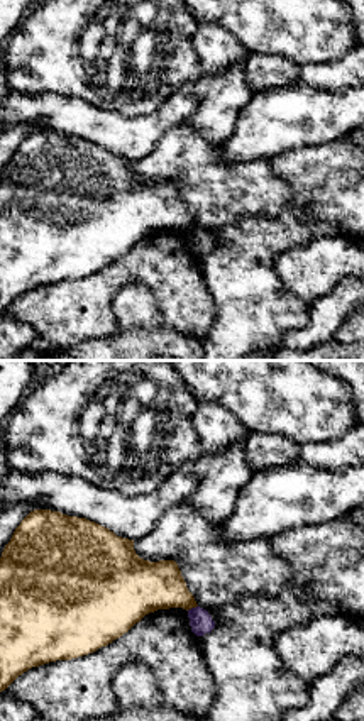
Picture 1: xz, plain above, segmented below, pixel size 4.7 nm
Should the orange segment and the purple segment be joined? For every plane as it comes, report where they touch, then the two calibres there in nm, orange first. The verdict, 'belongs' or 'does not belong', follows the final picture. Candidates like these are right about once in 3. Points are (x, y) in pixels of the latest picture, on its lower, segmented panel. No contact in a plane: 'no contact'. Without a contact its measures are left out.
contact (192, 606); calibres 240 and 110 nm

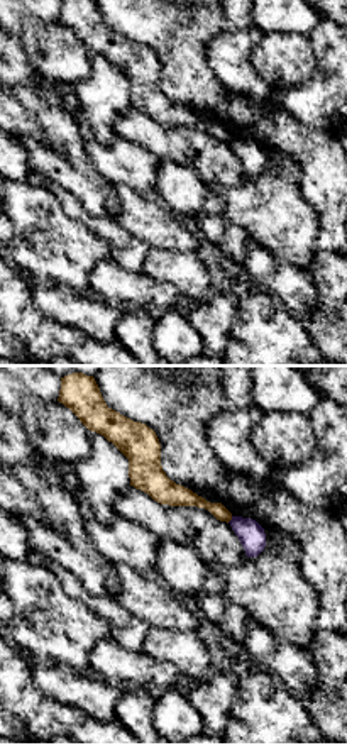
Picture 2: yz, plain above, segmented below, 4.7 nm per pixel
contact (229, 520); calibres 90 and 120 nm

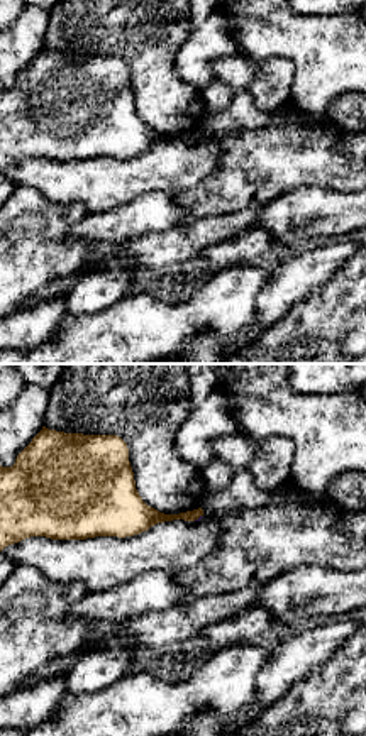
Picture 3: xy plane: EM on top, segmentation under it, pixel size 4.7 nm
contact (197, 518); calibres 120 and 20 nm

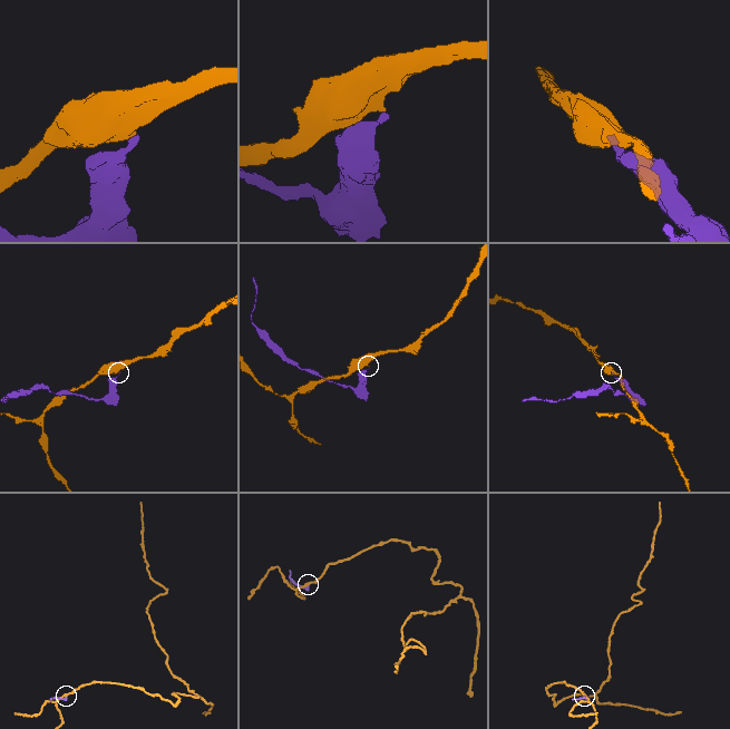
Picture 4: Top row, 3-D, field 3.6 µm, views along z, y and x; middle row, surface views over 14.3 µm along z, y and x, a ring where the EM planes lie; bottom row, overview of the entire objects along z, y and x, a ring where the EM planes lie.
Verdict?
does not belong

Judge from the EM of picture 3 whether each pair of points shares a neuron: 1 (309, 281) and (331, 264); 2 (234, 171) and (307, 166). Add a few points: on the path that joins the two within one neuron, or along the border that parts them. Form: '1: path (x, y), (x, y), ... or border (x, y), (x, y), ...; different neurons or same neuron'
1: path (314, 276), (326, 264); same neuron
2: path (253, 170), (256, 166), (288, 166); same neuron

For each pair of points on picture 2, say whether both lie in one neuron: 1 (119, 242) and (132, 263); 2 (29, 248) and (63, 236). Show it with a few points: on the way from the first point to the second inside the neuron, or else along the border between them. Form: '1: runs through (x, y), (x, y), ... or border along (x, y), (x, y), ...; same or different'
1: runs through (124, 248), (131, 258); same
2: runs through (38, 248), (55, 244); same

